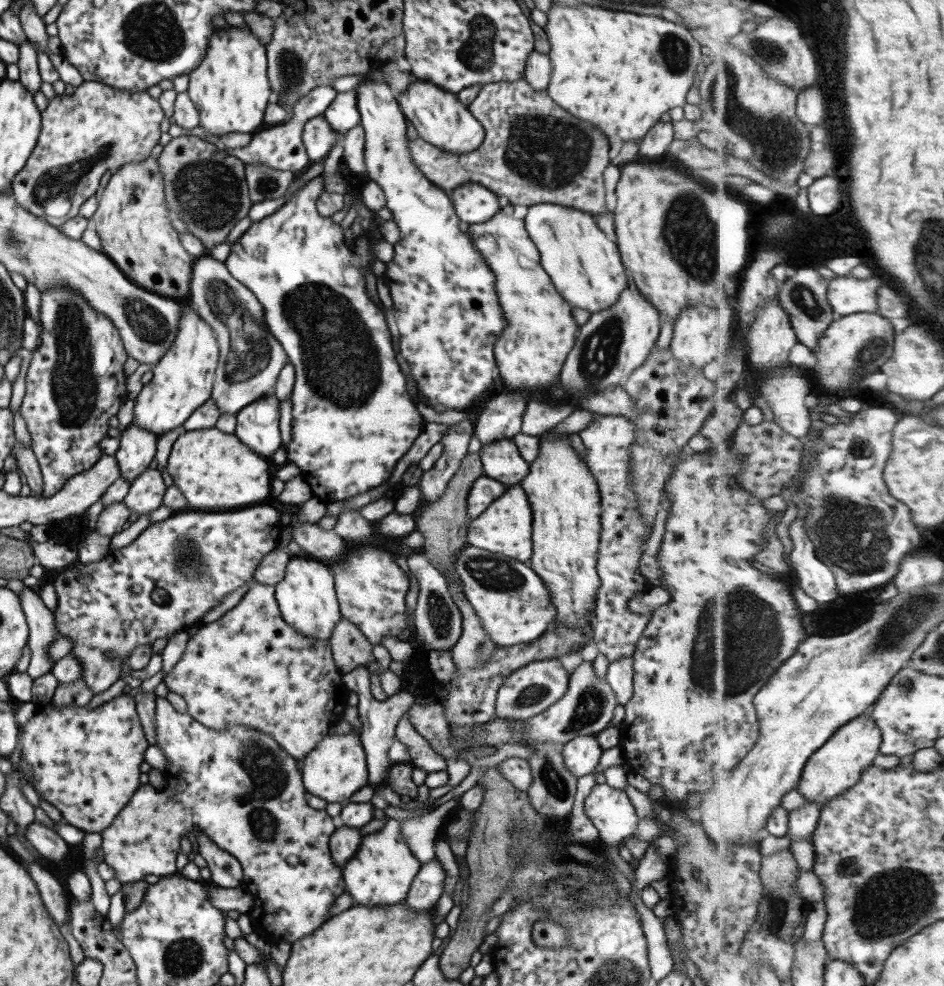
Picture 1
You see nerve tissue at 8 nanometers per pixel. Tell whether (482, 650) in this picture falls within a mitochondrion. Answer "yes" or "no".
yes

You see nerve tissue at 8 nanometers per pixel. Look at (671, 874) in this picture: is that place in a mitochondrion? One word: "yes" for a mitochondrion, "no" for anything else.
no

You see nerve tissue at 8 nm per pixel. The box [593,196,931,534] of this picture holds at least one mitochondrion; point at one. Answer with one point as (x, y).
(870, 354)

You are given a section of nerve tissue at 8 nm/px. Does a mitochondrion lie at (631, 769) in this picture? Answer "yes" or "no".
no

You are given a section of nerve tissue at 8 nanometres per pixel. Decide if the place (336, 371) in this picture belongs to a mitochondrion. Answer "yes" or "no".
yes

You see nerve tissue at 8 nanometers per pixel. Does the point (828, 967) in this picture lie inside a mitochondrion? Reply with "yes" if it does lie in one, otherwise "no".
no

